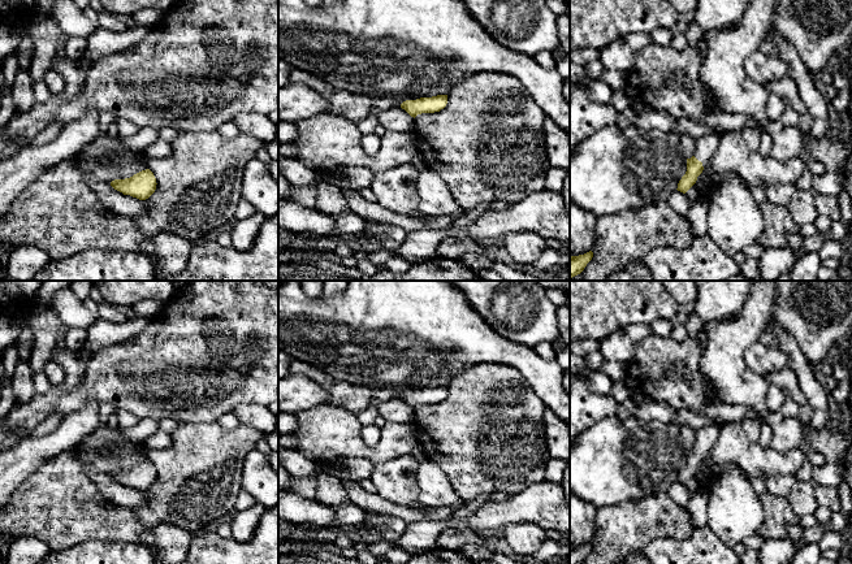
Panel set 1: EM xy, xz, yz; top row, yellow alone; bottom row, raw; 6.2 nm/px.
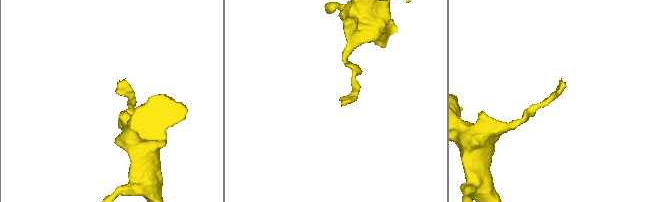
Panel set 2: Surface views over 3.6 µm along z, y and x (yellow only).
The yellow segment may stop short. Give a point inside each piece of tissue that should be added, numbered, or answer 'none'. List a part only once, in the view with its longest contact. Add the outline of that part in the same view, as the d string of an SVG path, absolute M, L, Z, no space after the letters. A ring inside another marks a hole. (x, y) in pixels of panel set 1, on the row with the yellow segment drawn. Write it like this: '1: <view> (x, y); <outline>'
1: yz (705, 147); M715 135L702 136L699 140L696 140L693 156L699 161L701 161L702 166L705 168L710 162L718 146L719 146L719 136Z

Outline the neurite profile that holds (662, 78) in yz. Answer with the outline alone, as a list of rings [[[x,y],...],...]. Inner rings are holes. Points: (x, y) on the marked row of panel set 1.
[[[702,39],[699,51],[689,45],[678,51],[671,45],[648,44],[636,53],[633,68],[630,71],[626,86],[630,97],[675,120],[696,120],[706,113],[713,113],[713,99],[700,79],[700,66],[705,53],[705,39]]]

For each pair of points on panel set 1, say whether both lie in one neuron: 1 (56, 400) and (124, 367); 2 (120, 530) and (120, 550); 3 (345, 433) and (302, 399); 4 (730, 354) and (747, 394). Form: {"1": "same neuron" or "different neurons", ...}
{"1": "same neuron", "2": "different neurons", "3": "different neurons", "4": "same neuron"}

